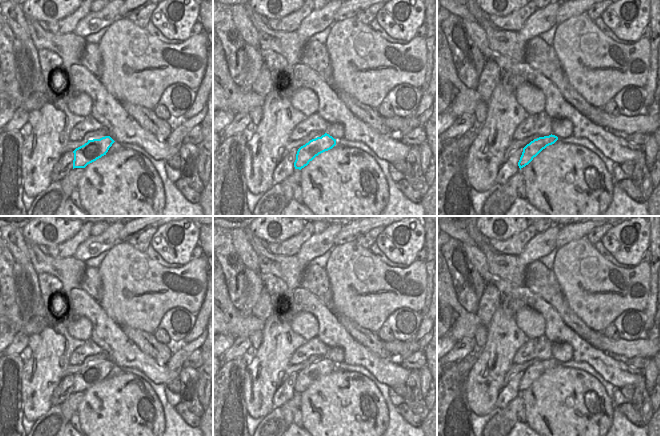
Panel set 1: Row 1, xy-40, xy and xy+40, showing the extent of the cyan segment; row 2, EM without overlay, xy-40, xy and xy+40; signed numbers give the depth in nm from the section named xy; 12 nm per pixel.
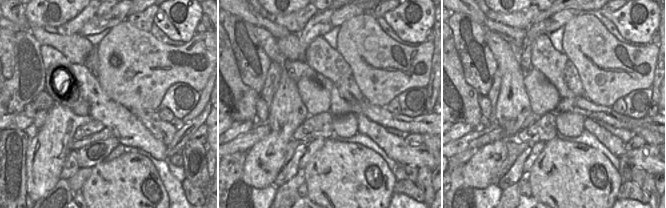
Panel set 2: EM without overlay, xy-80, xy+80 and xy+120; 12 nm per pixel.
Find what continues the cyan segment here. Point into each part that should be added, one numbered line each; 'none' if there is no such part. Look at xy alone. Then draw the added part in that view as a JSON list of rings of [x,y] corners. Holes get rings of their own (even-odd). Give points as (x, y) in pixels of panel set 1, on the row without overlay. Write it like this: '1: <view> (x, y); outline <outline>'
none

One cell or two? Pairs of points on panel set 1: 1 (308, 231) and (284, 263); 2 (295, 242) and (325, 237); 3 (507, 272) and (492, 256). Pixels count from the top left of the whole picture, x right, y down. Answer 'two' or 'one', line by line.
1: two
2: two
3: one

